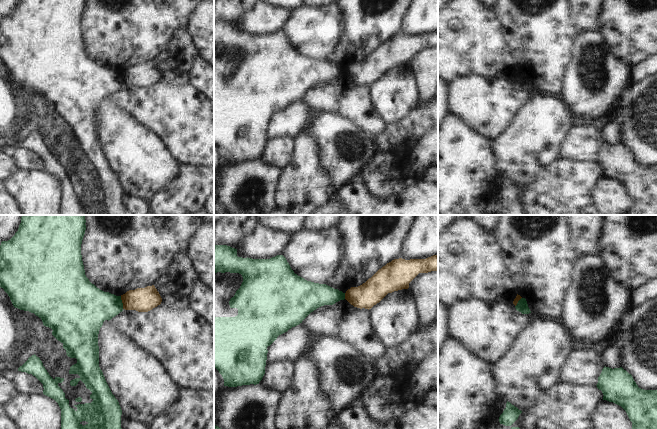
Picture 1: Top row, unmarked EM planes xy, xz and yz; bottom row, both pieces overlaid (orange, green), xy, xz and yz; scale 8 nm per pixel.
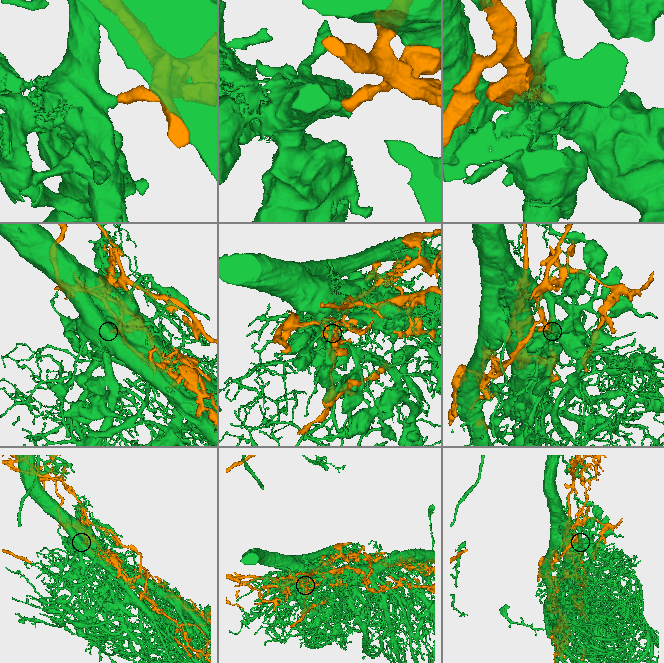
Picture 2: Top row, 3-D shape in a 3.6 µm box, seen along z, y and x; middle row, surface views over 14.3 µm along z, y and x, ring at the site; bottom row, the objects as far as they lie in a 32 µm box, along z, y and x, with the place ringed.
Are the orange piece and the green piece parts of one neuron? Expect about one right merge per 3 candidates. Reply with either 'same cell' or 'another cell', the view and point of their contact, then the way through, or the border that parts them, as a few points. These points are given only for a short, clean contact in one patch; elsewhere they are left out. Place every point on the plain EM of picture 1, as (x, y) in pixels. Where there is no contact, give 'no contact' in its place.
another cell; contact xy (122, 78)

